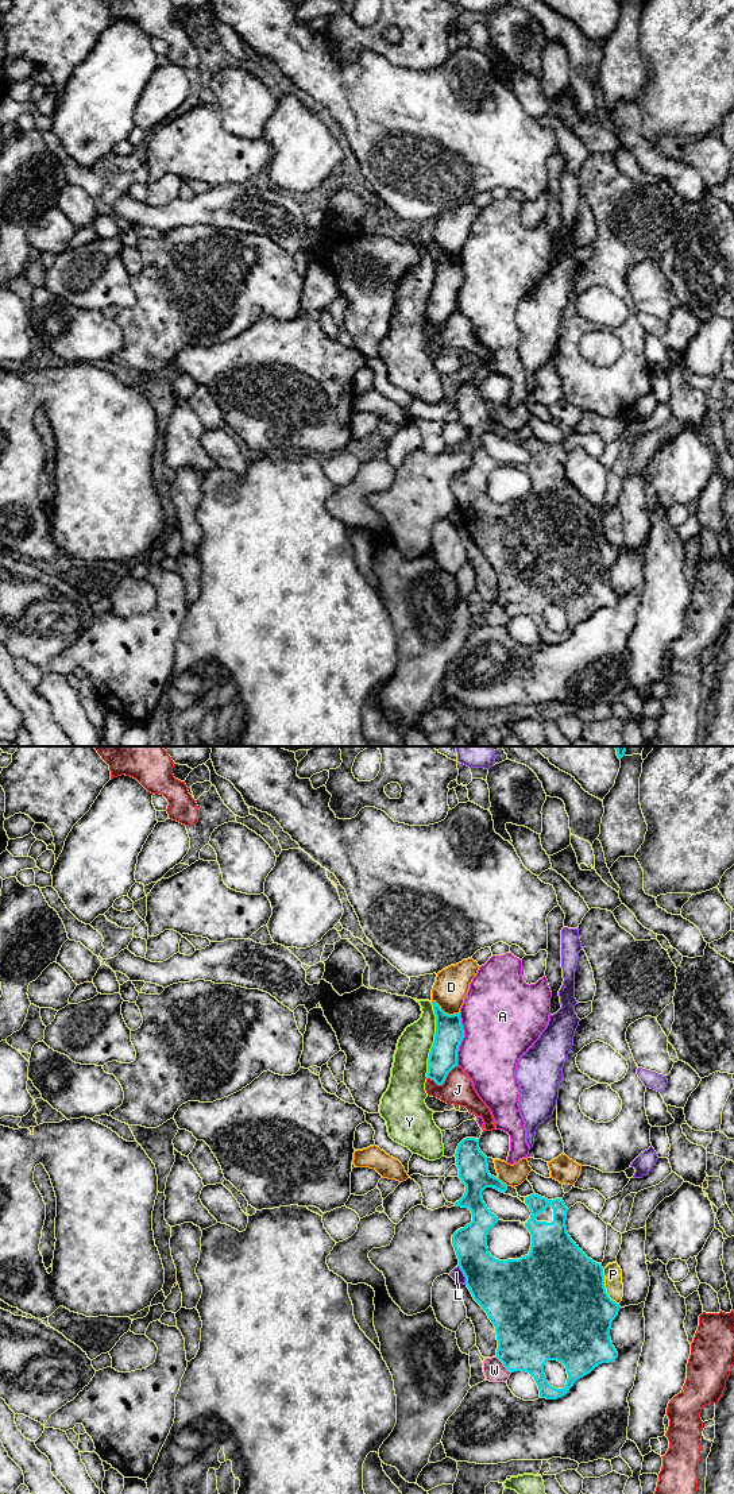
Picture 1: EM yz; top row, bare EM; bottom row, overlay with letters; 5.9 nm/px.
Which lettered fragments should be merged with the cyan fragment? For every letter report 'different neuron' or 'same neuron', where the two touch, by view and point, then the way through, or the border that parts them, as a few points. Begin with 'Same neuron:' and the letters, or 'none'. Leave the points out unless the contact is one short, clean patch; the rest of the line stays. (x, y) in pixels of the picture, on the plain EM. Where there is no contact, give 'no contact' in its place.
Same neuron: none
A: different neuron; meets cyan in yz at (462, 284)
D: different neuron; meets cyan in yz at (444, 257)
J: different neuron; meets cyan in yz at (444, 324)
L: different neuron; meets cyan in yz at (463, 517)
P: different neuron; meets cyan in yz at (605, 532)
W: different neuron; meets cyan in yz at (503, 609)
Y: different neuron; meets cyan in yz at (435, 285)

